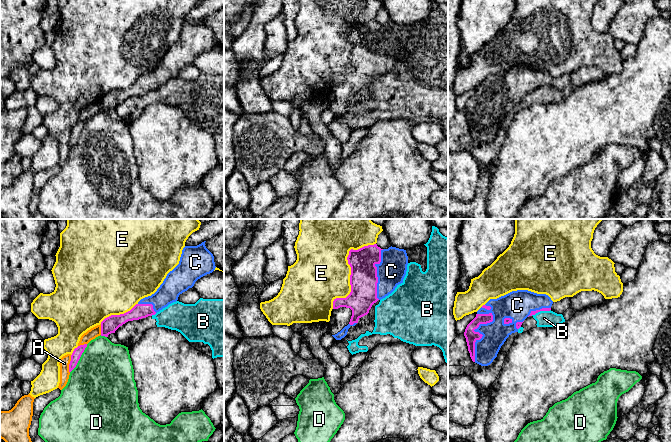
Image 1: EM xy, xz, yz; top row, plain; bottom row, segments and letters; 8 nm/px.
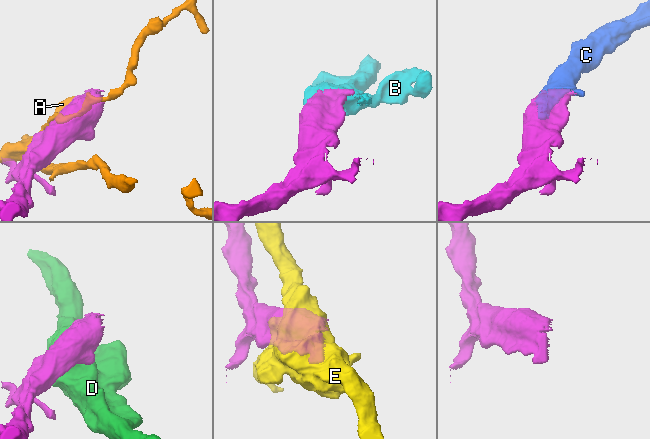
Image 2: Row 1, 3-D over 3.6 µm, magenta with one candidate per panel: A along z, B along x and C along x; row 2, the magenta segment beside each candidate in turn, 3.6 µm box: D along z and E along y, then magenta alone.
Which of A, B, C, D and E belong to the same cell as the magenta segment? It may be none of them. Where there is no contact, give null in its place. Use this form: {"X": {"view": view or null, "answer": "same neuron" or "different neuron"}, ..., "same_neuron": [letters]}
{"A": {"view": "xy", "answer": "different neuron"}, "B": {"view": "yz", "answer": "different neuron"}, "C": {"view": "yz", "answer": "same neuron"}, "D": {"view": "xy", "answer": "different neuron"}, "E": {"view": "xz", "answer": "different neuron"}, "same_neuron": ["C"]}

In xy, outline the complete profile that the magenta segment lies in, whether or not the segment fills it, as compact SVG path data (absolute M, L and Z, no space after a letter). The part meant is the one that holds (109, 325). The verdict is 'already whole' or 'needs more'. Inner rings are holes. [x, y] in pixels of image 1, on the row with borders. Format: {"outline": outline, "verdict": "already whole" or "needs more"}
{"outline": "M205 242L183 248L179 264L167 274L154 294L141 299L124 314L105 318L101 322L101 336L108 337L128 321L155 315L169 304L176 302L179 295L192 288L198 279L212 273L216 268L214 256L206 248Z", "verdict": "needs more"}

